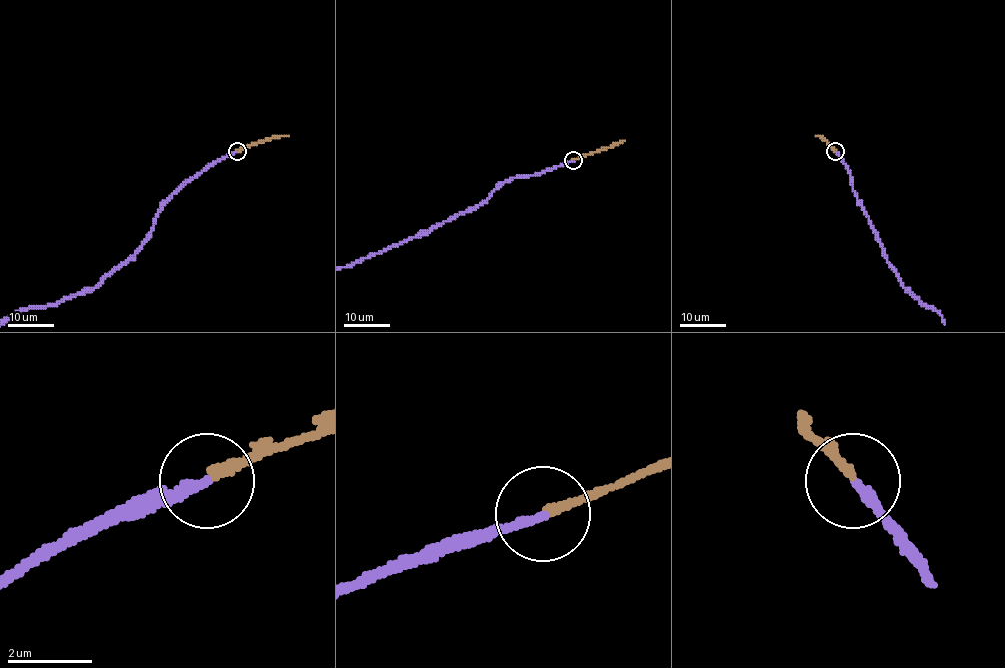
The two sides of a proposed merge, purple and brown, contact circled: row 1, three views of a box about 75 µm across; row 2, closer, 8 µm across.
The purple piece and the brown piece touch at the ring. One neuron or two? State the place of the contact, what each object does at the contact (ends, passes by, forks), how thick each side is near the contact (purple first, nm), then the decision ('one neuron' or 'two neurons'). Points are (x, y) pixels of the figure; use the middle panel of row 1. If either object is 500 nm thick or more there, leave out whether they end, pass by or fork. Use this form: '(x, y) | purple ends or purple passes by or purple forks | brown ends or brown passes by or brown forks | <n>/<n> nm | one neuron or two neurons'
(573, 160) | purple ends | brown ends | 200/200 nm | one neuron

